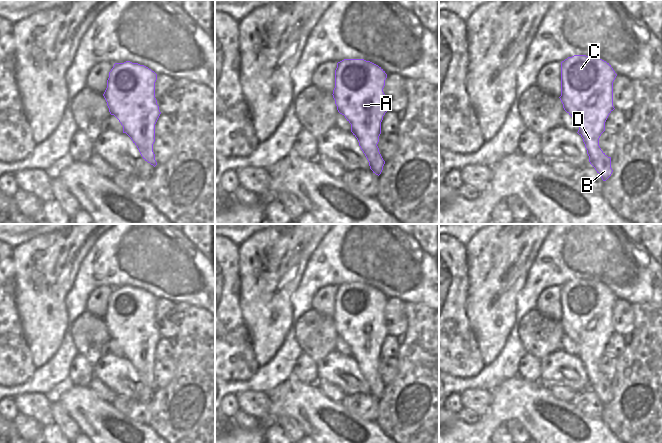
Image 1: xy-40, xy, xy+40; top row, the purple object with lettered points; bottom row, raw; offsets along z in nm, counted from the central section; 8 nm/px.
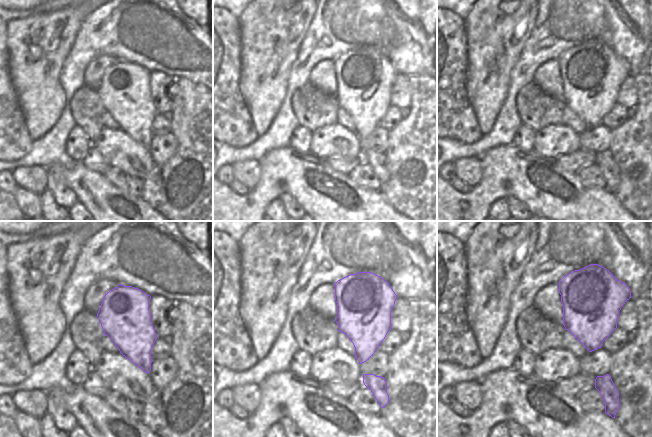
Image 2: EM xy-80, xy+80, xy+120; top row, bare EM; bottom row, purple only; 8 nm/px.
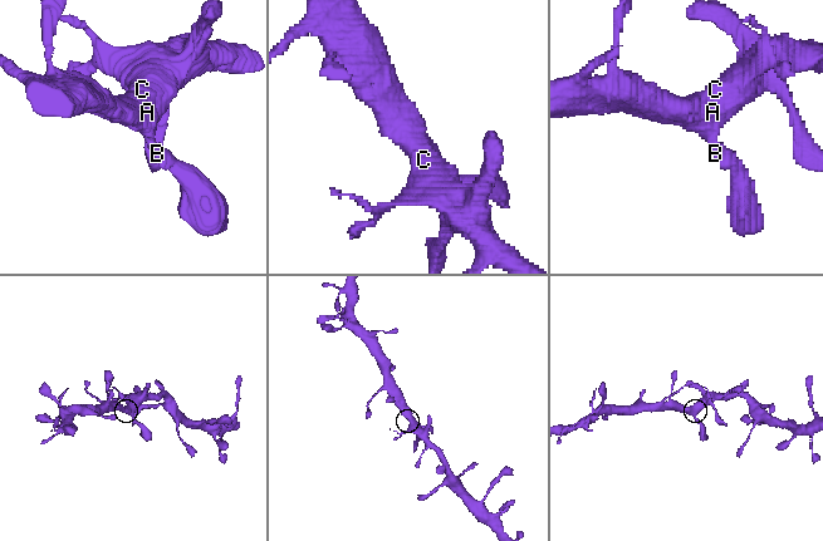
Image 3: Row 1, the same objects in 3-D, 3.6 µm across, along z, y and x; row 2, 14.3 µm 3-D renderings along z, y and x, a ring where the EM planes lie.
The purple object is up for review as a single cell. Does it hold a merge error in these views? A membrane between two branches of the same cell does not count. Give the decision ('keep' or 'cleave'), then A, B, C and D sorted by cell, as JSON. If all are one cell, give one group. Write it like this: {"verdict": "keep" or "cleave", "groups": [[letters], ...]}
{"verdict": "keep", "groups": [["A", "B", "C", "D"]]}

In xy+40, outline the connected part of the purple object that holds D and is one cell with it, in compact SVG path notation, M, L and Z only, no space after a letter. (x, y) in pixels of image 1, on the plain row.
M574 279L561 286L561 320L564 334L579 348L590 388L603 405L612 398L611 381L599 370L605 346L615 333L613 306L617 298L609 287L586 279Z

